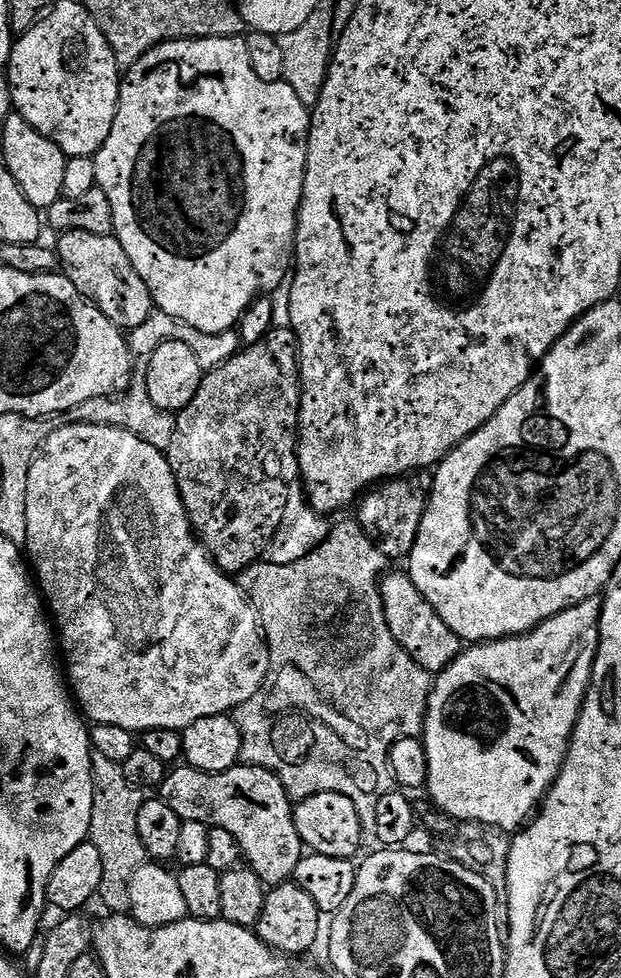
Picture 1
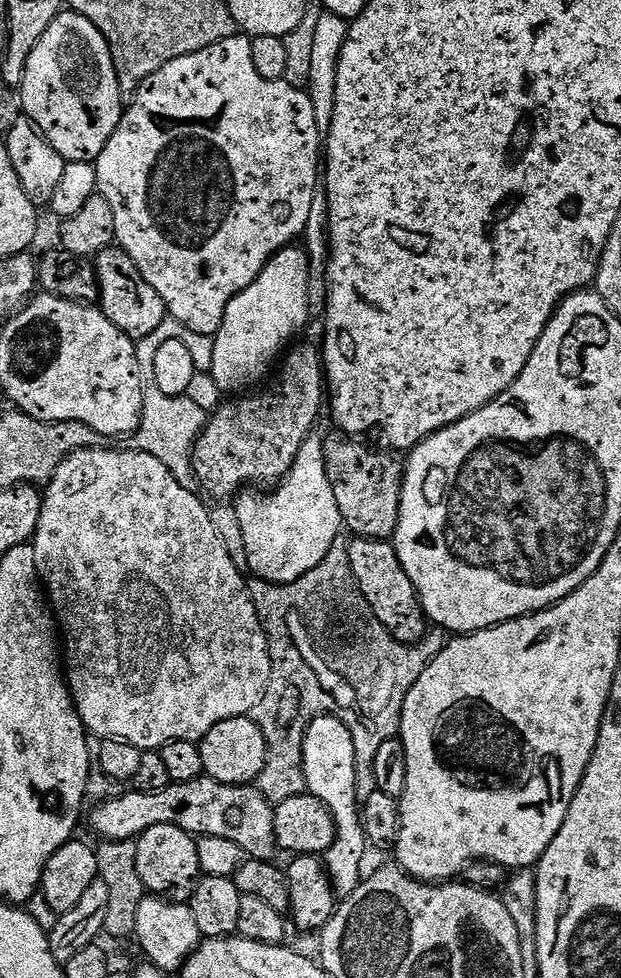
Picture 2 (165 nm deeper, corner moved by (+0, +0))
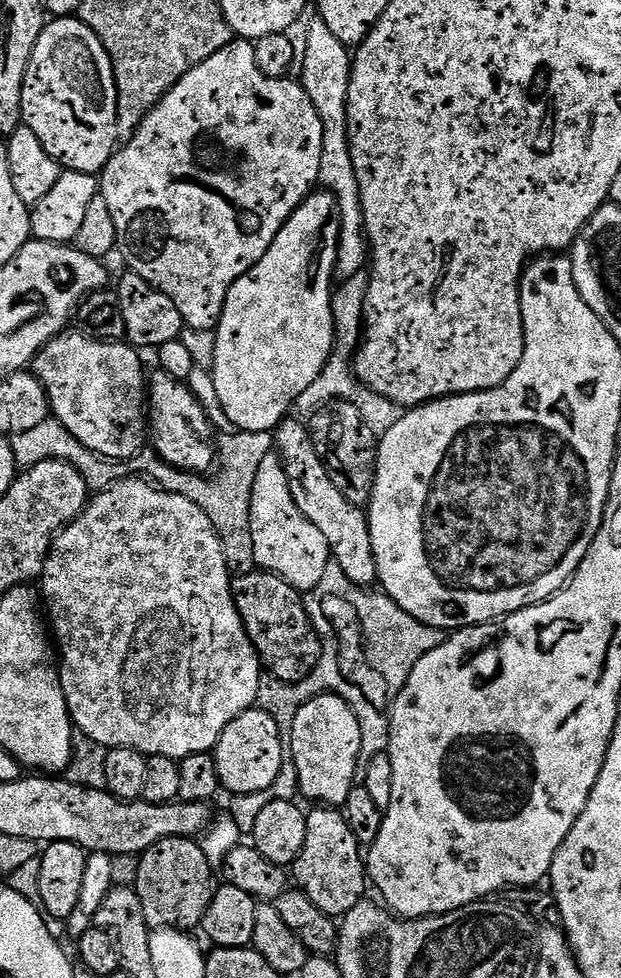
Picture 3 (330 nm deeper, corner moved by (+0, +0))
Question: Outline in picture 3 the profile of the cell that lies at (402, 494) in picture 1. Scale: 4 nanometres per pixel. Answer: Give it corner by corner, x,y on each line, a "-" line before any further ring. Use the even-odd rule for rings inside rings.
343,399
323,405
309,418
306,427
331,482
352,505
365,507
372,499
373,484
376,481
379,437
362,418
354,403

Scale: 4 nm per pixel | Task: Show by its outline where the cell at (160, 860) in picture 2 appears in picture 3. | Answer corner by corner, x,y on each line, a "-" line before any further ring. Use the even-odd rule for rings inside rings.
186,836
166,838
154,847
147,848
139,857
139,862
134,887
142,902
149,929
199,929
203,925
206,906
210,906
214,891
214,870
210,862
206,862
206,854
202,854
199,843

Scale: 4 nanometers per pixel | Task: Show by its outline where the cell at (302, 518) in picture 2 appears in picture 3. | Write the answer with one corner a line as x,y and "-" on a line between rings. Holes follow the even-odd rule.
270,452
258,466
251,494
250,522
255,562
259,569
282,577
301,594
307,594
318,584
326,566
331,563
331,552
326,538
298,510
277,453

